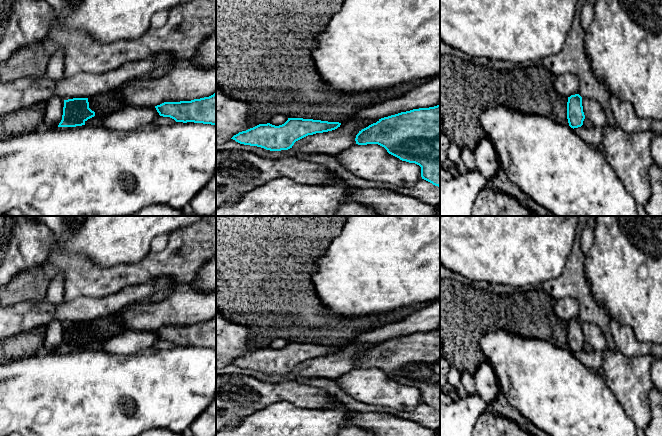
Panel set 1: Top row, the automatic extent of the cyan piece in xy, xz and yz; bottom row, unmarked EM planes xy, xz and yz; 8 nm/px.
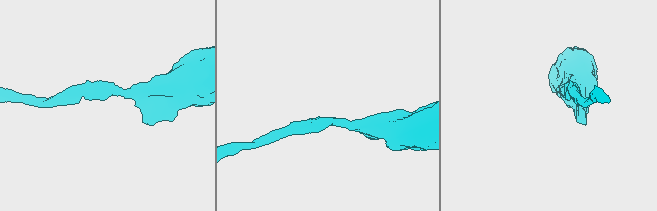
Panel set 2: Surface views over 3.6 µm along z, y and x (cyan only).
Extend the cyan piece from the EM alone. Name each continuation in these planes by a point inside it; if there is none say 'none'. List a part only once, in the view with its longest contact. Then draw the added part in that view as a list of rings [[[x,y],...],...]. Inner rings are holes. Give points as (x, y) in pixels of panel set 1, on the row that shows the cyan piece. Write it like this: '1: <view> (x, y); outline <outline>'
none

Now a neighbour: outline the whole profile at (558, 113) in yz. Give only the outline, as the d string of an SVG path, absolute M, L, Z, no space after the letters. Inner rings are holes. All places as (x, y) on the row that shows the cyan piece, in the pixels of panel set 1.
M440 56L440 116L443 134L460 148L474 150L481 140L488 138L480 123L482 114L490 108L506 106L524 114L546 116L568 126L568 98L560 96L554 87L554 76L537 63L518 65L509 71L496 70L464 61L455 56Z

